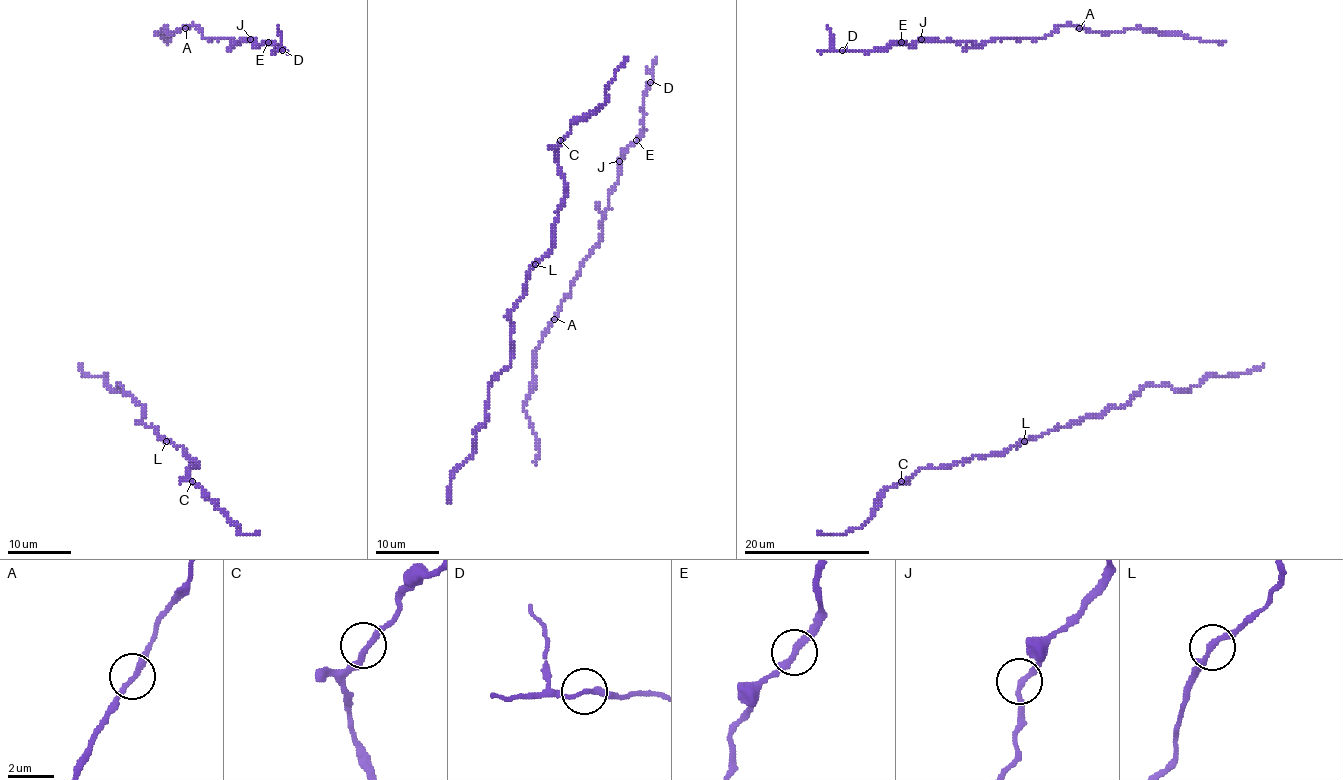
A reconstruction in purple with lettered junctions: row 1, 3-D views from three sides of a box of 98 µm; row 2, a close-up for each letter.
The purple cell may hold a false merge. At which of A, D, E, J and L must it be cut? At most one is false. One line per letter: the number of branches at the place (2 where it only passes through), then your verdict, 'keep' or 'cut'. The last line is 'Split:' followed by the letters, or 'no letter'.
A: 2 branches meet; keep
D: 2 branches meet; keep
E: 2 branches meet; keep
J: 2 branches meet; keep
L: 2 branches meet; keep
Split: no letter

